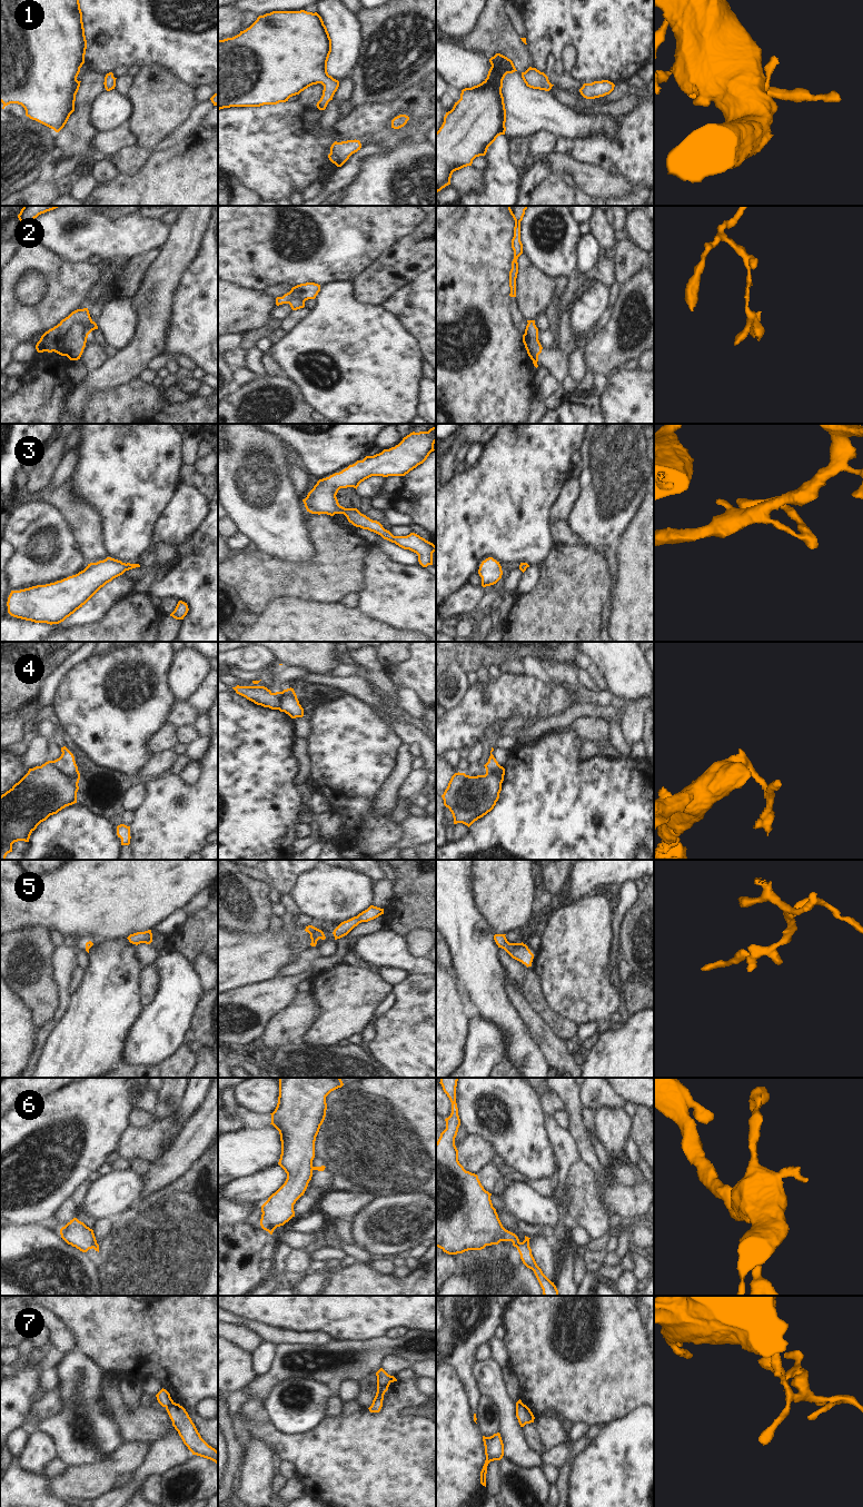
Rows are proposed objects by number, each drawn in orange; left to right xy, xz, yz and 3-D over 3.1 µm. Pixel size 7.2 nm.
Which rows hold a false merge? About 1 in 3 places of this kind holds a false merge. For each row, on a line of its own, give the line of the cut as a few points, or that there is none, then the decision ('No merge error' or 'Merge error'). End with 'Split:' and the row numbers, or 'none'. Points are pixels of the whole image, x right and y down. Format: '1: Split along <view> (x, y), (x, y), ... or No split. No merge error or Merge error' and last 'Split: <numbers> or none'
1: No split. No merge error
2: No split. No merge error
3: No split. No merge error
4: Split along xy (48, 761), (77, 783). Merge error
5: No split. No merge error
6: Split along yz (518, 1241), (515, 1246). Merge error
7: Split along xy (174, 1403), (166, 1407). Merge error
Split: 4, 6, 7.

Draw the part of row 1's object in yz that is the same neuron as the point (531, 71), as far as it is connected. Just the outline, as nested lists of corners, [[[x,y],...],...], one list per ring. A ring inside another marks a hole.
[[[532,67],[525,72],[522,72],[522,78],[526,86],[533,89],[549,91],[554,86],[549,82],[548,77],[544,72]]]

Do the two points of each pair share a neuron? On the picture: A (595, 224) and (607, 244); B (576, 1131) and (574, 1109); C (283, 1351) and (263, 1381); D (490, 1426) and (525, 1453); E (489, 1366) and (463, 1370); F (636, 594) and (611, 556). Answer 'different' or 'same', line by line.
A: same
B: same
C: same
D: different
E: different
F: different

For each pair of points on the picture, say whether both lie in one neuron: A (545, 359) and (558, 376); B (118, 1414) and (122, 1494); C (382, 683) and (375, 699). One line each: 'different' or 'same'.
A: same
B: different
C: different

